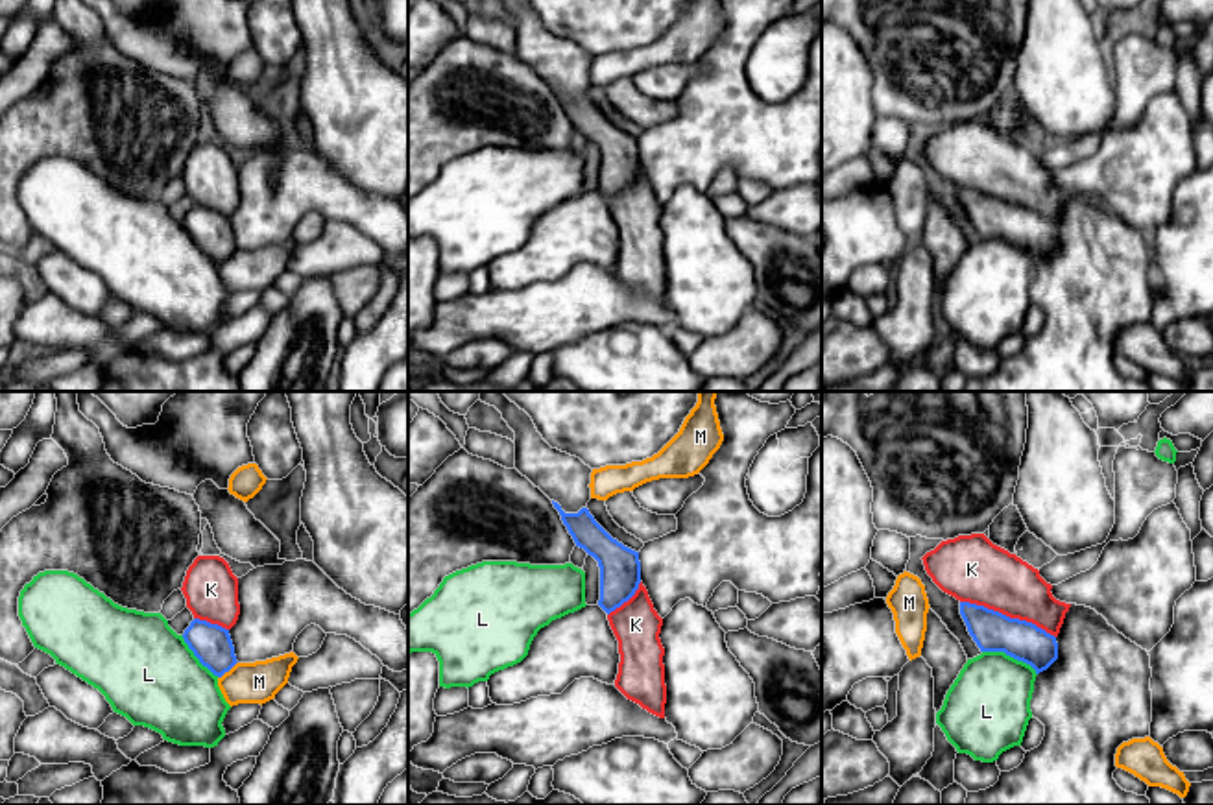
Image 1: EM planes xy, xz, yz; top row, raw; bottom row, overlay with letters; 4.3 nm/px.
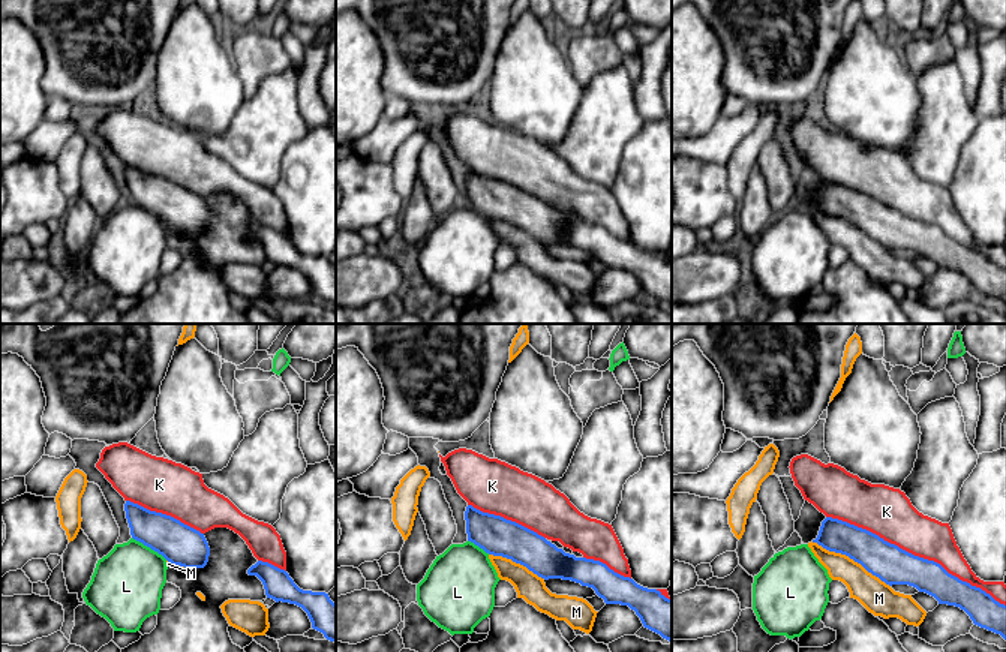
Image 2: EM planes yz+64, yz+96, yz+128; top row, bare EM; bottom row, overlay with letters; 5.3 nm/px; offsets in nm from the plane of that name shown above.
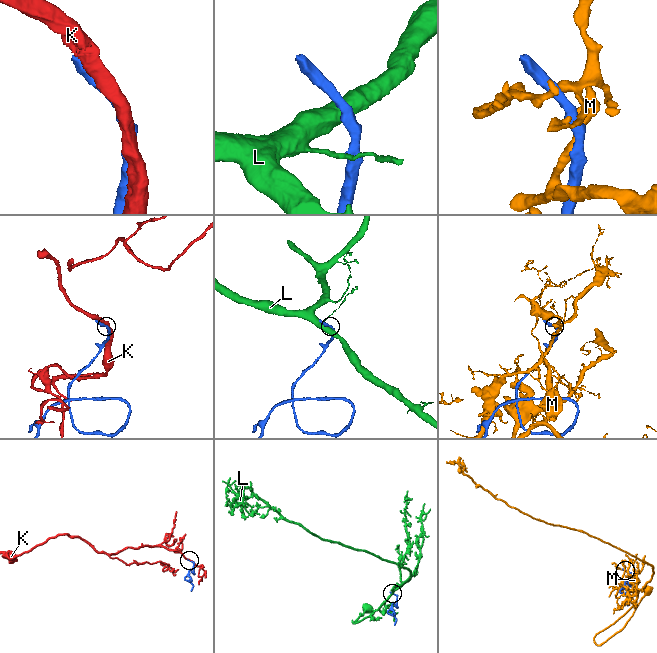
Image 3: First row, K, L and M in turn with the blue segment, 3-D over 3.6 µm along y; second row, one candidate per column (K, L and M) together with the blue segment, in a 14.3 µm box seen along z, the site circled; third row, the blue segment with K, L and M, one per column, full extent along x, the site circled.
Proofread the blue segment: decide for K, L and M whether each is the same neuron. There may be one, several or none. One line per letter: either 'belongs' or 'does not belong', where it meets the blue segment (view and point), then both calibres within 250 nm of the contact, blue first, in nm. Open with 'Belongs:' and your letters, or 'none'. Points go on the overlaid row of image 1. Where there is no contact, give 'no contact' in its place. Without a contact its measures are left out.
Belongs: K
K: belongs; meets blue in yz at (1008, 617); 180 nm thick on the blue side, 280 nm on the other
L: does not belong; meets blue in yz at (1010, 656); 180 nm thick on the blue side, 360 nm on the other
M: does not belong; meets blue in xy at (228, 671); 170 nm thick on the blue side, 180 nm on the other

